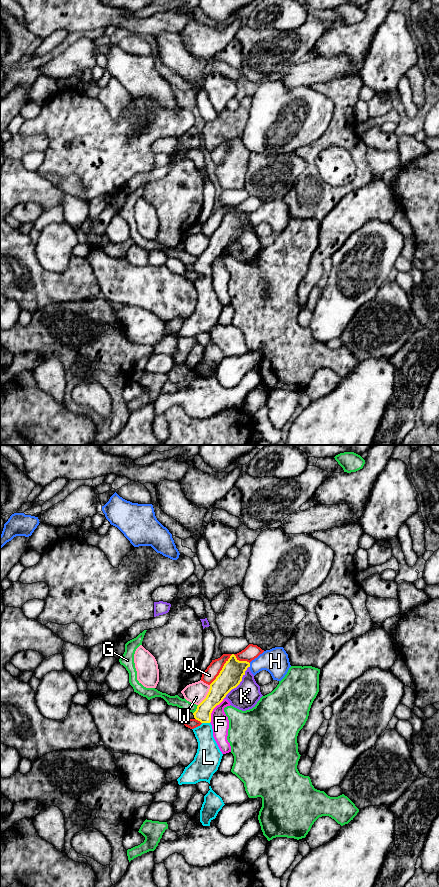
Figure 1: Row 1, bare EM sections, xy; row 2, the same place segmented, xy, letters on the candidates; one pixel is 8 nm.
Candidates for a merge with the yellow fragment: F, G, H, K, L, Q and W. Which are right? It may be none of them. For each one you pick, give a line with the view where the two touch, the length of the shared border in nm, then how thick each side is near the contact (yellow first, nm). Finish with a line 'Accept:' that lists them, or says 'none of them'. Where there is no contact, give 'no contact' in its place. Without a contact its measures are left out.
L: contact in xy; length 60 nm; calibres 140 and 190 nm
Accept: L

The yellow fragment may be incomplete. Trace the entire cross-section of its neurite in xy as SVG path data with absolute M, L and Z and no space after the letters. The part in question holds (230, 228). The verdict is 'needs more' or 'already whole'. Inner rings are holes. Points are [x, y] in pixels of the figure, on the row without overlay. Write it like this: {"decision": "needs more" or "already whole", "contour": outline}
{"decision": "needs more", "contour": "M232 206L219 227L210 236L206 250L197 258L193 267L202 276L192 282L198 294L198 301L194 312L185 319L183 325L177 331L179 337L196 336L200 333L206 333L210 336L210 332L218 322L223 308L213 289L213 281L210 275L211 265L226 247L240 236L248 219L250 219L249 214L239 213Z"}

